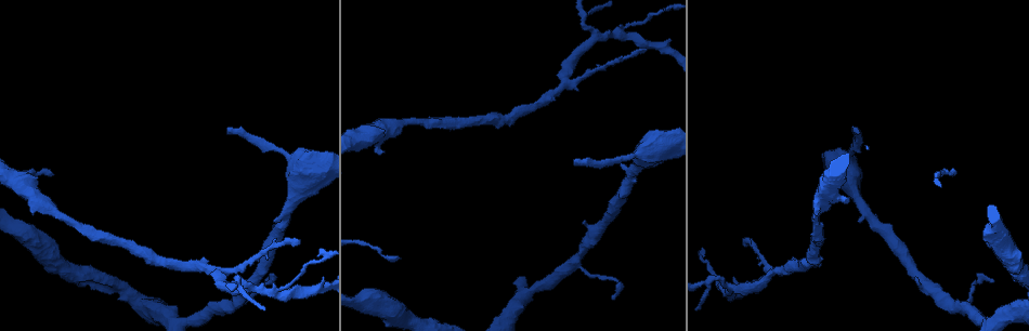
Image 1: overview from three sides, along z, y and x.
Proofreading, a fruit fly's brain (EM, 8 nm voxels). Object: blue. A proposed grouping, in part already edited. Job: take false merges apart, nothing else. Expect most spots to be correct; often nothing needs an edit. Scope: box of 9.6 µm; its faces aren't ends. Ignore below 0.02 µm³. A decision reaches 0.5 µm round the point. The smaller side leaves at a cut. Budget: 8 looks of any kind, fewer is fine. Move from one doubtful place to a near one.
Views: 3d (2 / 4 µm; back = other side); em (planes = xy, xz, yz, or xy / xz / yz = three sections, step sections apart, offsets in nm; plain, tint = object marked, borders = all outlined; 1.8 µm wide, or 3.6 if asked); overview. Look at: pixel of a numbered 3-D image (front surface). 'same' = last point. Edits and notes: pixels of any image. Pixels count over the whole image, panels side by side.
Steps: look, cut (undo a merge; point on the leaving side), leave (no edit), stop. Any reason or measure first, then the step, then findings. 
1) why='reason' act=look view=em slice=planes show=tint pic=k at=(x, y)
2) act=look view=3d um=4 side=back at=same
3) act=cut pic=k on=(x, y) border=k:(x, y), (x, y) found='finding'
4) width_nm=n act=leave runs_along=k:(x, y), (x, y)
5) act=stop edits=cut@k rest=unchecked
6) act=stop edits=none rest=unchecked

why='three arms meet' act=look view=3d um=4 pic=1 at=(955, 306)

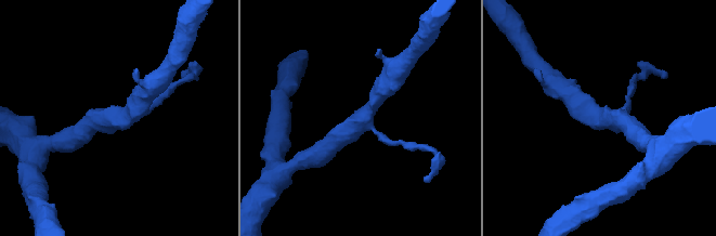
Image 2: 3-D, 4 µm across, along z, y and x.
arms=3 act=look view=em slice=xy step=16 show=tint pic=2 at=(602, 118)

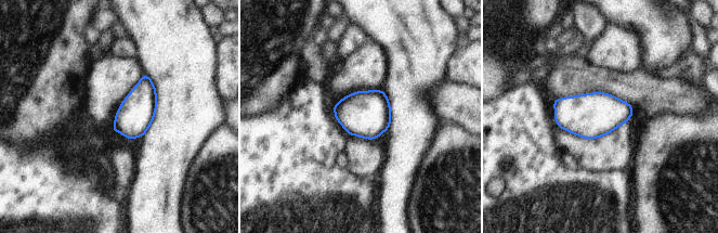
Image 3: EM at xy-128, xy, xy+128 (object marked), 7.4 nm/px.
why='cut it another way' act=look view=em slice=planes show=tint at=same

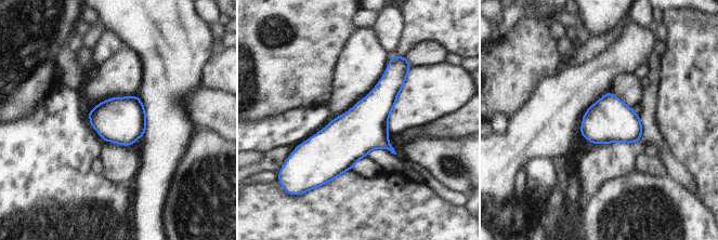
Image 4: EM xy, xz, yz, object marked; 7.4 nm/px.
width_nm=340 act=leave runs_along=4:(392, 65), (384, 95), (325, 175) found='continuous, no second neuron'

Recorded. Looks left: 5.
why='two arms in line, one across' act=look view=3d um=4 pic=1 at=(777, 269)

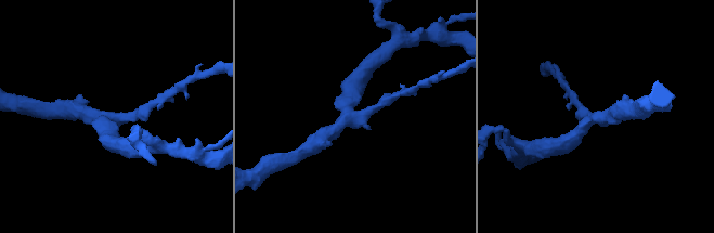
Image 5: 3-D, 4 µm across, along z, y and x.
arms=3 arm_widths_nm=170,280,280 why='now the EM' act=look view=em um=3.6 slice=planes show=tint pic=5 at=(344, 114)

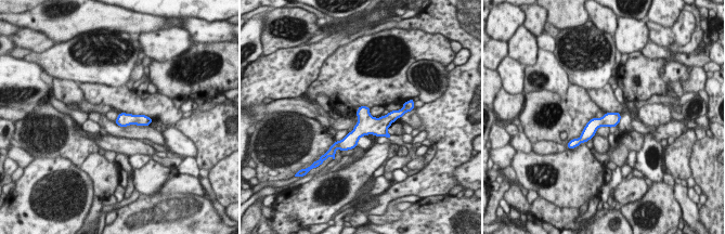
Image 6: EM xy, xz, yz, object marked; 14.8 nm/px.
act=leave found='continuous, no second neuron'

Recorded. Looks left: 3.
why='calibre changes' act=look view=3d um=4 pic=1 at=(852, 181)

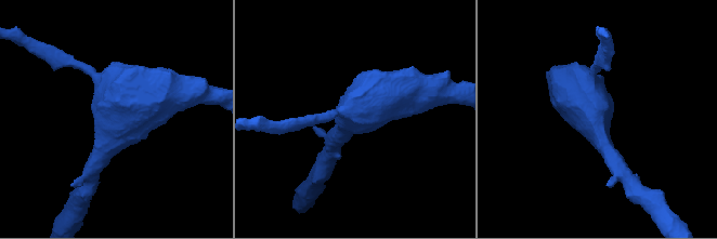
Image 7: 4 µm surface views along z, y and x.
why='need the tissue' act=look view=em um=3.6 slice=planes show=tint pic=7 at=(120, 121)

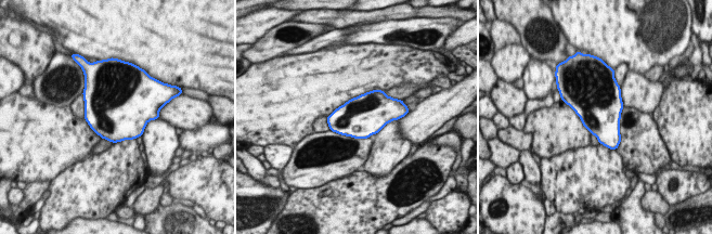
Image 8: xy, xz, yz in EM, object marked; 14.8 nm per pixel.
act=leave found='continuous, no second neuron'

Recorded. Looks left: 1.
act=stop edits=none rest=unchecked

